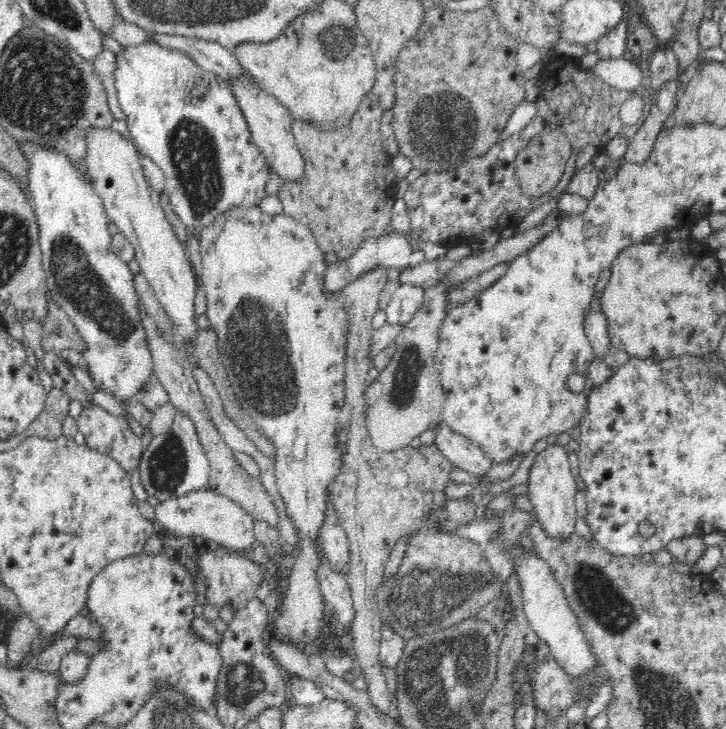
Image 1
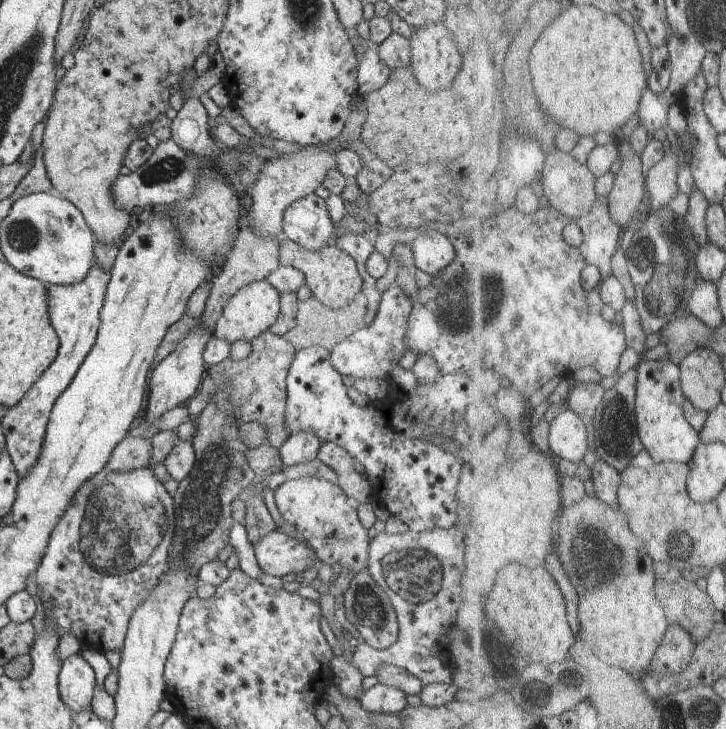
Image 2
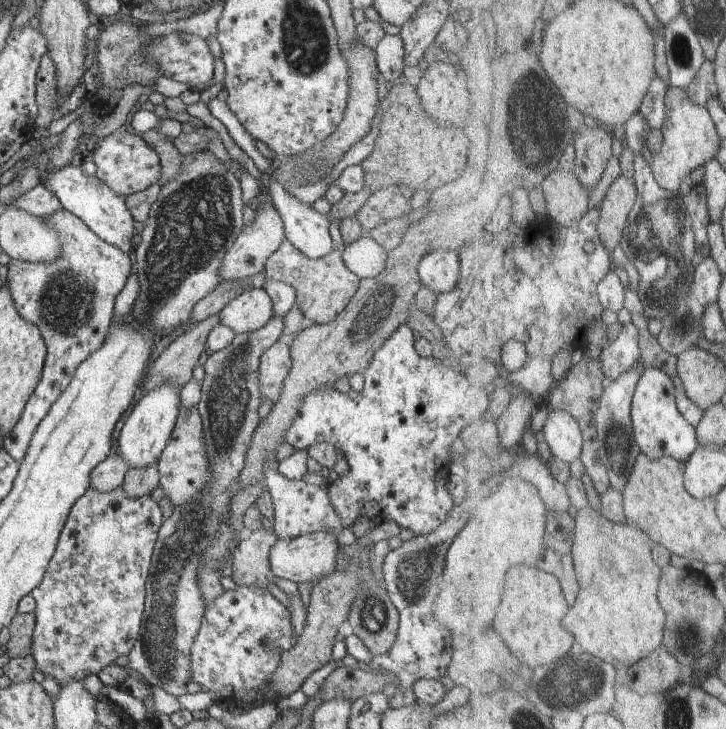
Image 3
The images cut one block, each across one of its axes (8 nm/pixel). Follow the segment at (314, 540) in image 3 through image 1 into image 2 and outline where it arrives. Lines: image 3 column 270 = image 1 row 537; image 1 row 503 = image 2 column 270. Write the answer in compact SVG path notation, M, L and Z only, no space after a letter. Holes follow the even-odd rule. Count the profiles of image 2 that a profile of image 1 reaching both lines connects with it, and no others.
M278 528L262 536L253 549L262 573L278 578L290 572L304 572L306 568L313 566L317 557L306 542L298 542Z

